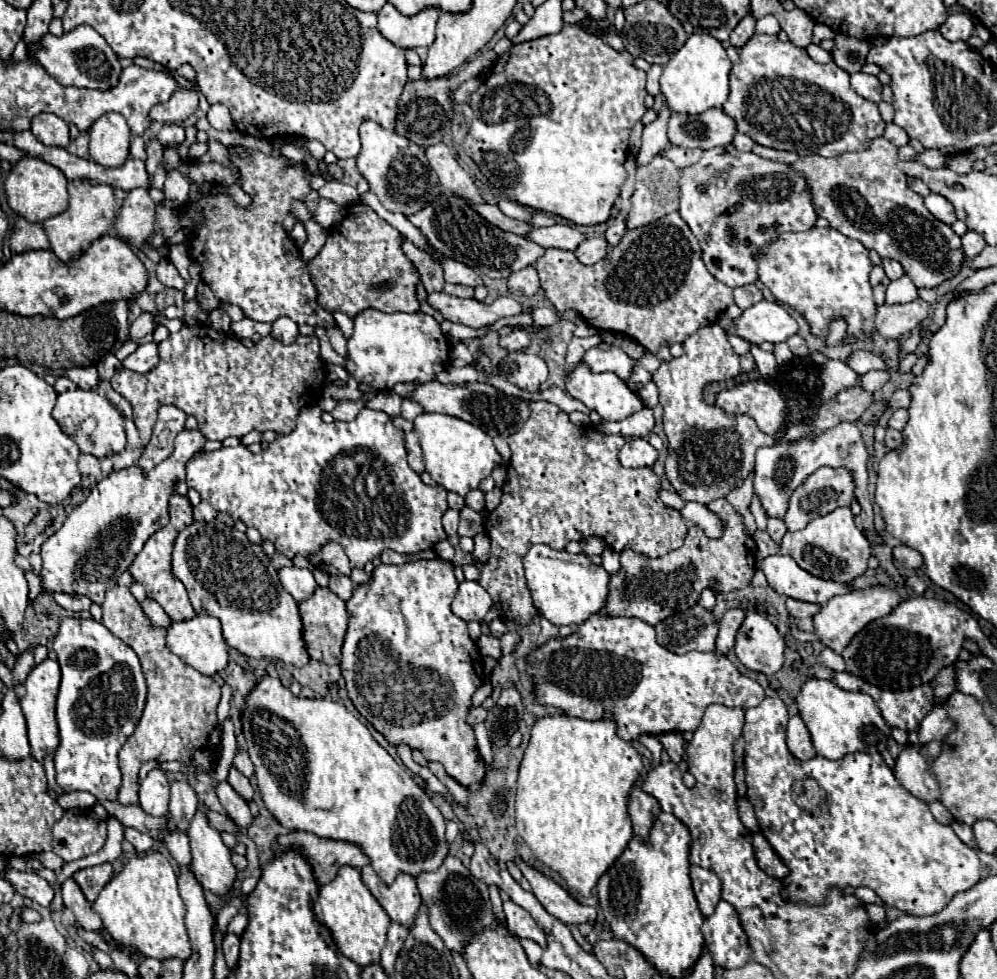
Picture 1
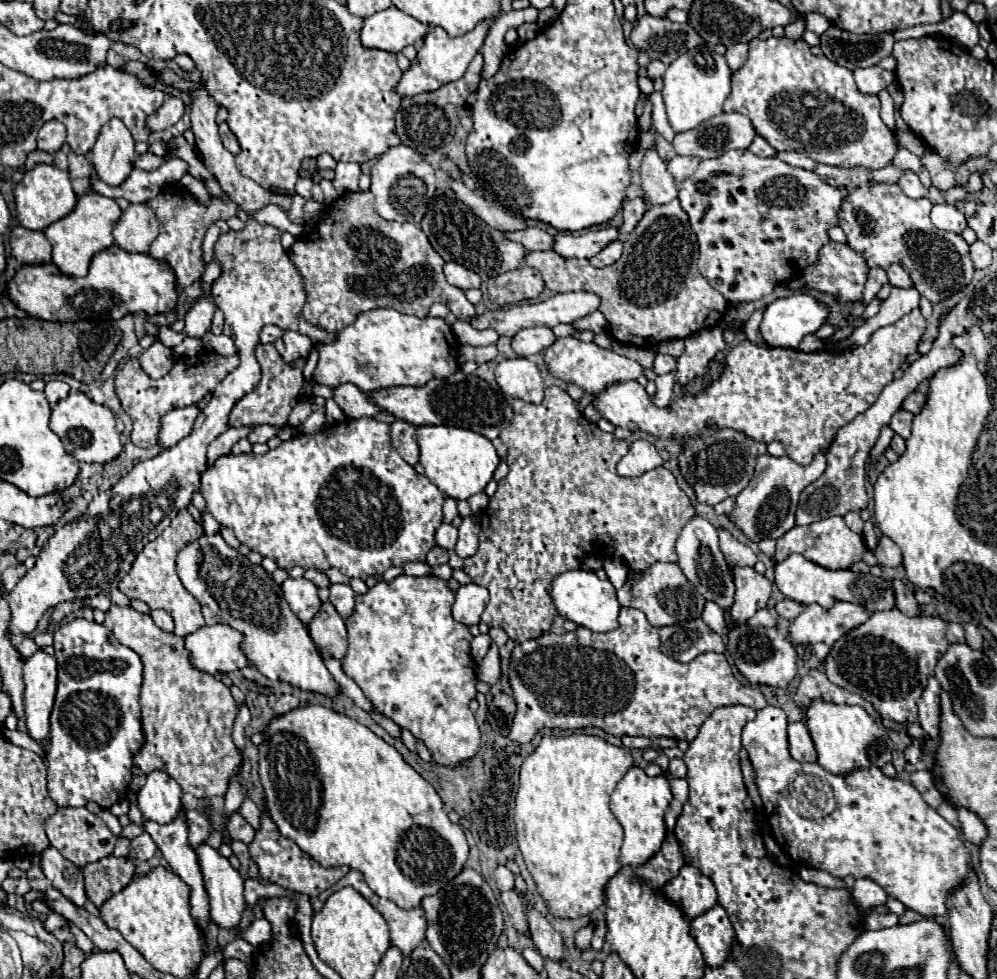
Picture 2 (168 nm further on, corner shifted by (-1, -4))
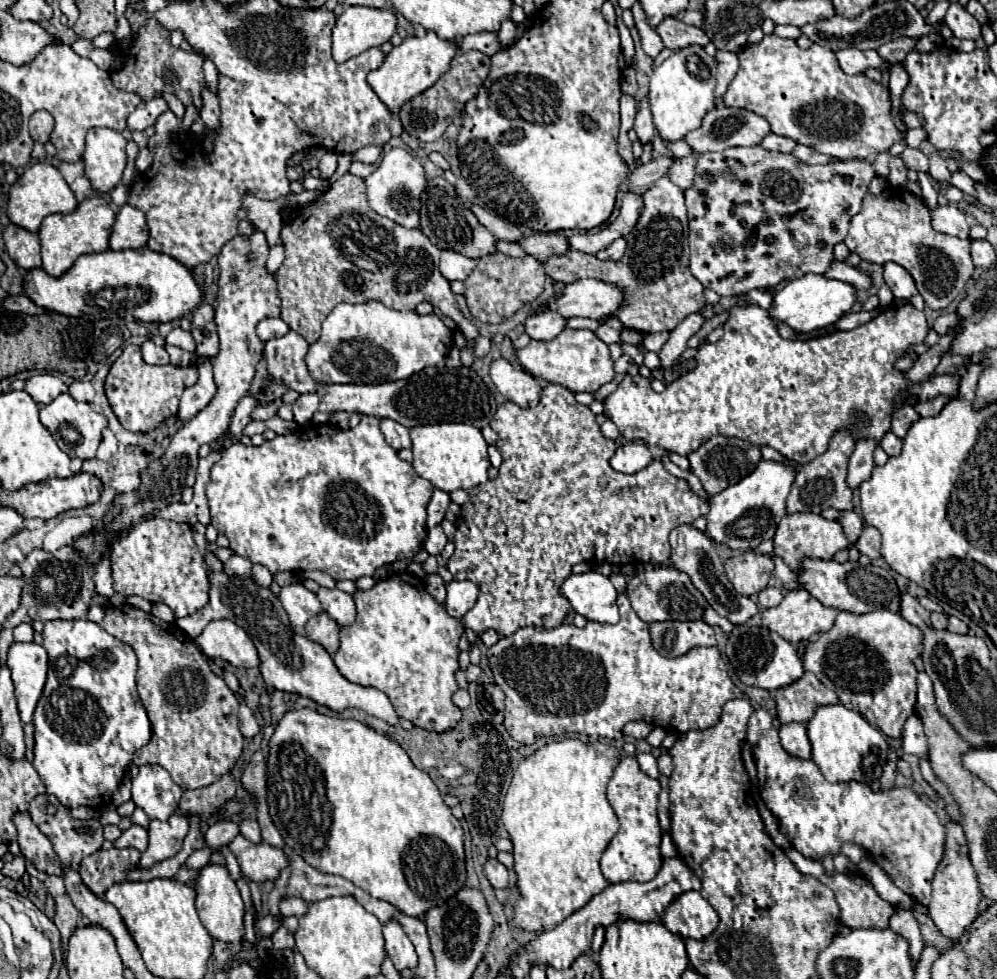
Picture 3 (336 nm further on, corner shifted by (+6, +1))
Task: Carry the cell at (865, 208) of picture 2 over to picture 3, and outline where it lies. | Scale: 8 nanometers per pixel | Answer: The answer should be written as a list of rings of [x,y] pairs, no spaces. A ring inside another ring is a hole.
[[[895,192],[869,194],[863,200],[861,212],[851,220],[849,232],[845,236],[849,252],[861,256],[871,264],[895,262],[903,266],[915,280],[919,294],[931,310],[947,308],[957,296],[963,294],[967,280],[973,274],[973,262],[969,254],[969,240],[961,240],[947,234],[937,234],[931,228],[927,206],[909,206]]]

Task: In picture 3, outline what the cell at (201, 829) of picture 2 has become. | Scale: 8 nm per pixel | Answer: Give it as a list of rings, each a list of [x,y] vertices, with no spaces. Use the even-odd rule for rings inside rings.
[[[175,812],[165,822],[151,820],[151,824],[149,824],[149,846],[141,854],[139,866],[149,868],[153,862],[175,856],[181,850],[181,844],[183,844],[187,830],[189,830],[187,818],[181,816],[179,812]]]

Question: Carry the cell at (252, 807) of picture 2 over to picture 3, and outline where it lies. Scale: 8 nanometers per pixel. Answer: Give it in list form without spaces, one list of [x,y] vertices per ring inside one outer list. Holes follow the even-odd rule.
[[[245,818],[245,820],[241,820],[239,826],[241,826],[241,834],[243,834],[247,840],[251,840],[251,842],[259,842],[259,840],[261,840],[261,832],[259,832],[259,826],[257,826],[255,820]]]

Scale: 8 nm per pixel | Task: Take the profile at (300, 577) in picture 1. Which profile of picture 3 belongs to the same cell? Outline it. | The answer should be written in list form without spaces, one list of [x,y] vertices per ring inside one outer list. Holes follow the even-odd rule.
[[[295,582],[295,584],[289,584],[289,586],[283,586],[281,588],[281,594],[279,594],[279,600],[289,616],[289,622],[291,622],[291,628],[301,634],[301,636],[307,636],[305,632],[305,622],[319,614],[321,612],[321,604],[317,600],[317,594],[313,594],[311,590],[307,590],[301,582]]]

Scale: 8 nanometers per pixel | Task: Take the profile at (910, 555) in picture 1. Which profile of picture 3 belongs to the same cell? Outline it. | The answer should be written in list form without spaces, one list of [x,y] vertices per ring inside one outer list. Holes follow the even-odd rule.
[[[865,526],[863,534],[855,542],[855,546],[857,546],[857,550],[861,554],[865,554],[869,558],[881,558],[881,552],[879,552],[879,548],[881,548],[881,534],[879,534],[879,530],[873,528],[873,526]]]

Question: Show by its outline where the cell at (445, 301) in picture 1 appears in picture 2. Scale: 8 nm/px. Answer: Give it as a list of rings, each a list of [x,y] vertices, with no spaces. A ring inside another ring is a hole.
[[[572,291],[572,293],[556,293],[554,297],[550,297],[548,301],[542,303],[518,303],[518,305],[510,305],[506,309],[496,309],[496,311],[488,311],[480,317],[472,319],[472,325],[478,329],[488,329],[494,327],[498,331],[498,335],[504,337],[514,337],[520,329],[524,327],[534,327],[534,325],[546,325],[546,327],[554,327],[558,323],[574,323],[580,317],[586,317],[590,313],[594,313],[600,307],[600,295],[596,293],[586,293],[586,291]]]

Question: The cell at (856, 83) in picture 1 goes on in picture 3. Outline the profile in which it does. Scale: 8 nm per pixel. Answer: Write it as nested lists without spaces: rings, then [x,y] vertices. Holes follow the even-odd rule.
[[[845,48],[845,50],[839,50],[835,56],[845,74],[863,74],[867,68],[875,68],[875,70],[885,68],[885,60],[875,50]]]

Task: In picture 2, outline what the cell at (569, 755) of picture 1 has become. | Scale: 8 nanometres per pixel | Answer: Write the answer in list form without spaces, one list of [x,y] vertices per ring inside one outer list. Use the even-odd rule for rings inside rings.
[[[546,735],[542,737],[536,751],[522,763],[514,815],[516,839],[536,889],[544,897],[548,911],[554,917],[578,919],[592,915],[592,911],[604,905],[604,887],[620,871],[618,855],[624,839],[622,825],[610,811],[610,795],[632,765],[632,755],[626,749],[612,747],[594,735]]]

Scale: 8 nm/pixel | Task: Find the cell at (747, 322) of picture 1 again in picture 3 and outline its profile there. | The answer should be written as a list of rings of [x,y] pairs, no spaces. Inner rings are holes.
[[[805,274],[803,278],[789,280],[783,290],[773,296],[769,316],[775,324],[789,324],[795,332],[813,332],[835,324],[855,304],[855,288],[847,282],[829,280],[817,274]]]

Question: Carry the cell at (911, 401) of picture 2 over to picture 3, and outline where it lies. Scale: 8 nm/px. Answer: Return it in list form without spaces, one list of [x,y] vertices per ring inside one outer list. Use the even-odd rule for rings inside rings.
[[[935,396],[933,400],[925,400],[925,402],[919,400],[919,402],[915,402],[913,408],[917,410],[919,416],[935,416],[935,414],[941,412],[941,408],[945,406],[947,400],[949,400],[947,396]]]

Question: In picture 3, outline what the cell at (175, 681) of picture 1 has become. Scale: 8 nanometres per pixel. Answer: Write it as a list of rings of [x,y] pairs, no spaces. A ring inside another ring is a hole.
[[[129,604],[121,608],[109,606],[105,610],[105,618],[101,626],[117,640],[129,644],[139,658],[137,692],[151,720],[151,739],[145,748],[135,752],[133,764],[163,766],[183,790],[203,788],[205,784],[213,784],[213,780],[219,780],[225,772],[231,772],[231,768],[235,766],[243,750],[243,734],[239,732],[239,722],[237,722],[239,702],[233,696],[233,692],[227,688],[223,678],[213,674],[213,670],[209,668],[209,662],[197,650],[193,640],[189,640],[185,632],[181,632],[175,624],[157,620],[155,616],[139,608],[133,608]]]

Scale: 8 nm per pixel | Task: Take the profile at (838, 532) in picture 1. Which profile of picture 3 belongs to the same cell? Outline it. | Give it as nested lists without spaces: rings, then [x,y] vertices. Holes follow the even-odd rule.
[[[789,514],[781,520],[775,538],[773,538],[775,556],[781,556],[785,564],[795,570],[799,566],[799,560],[803,556],[811,558],[821,558],[821,560],[831,560],[839,550],[845,550],[851,542],[843,532],[843,526],[837,520],[825,520],[819,514]]]

